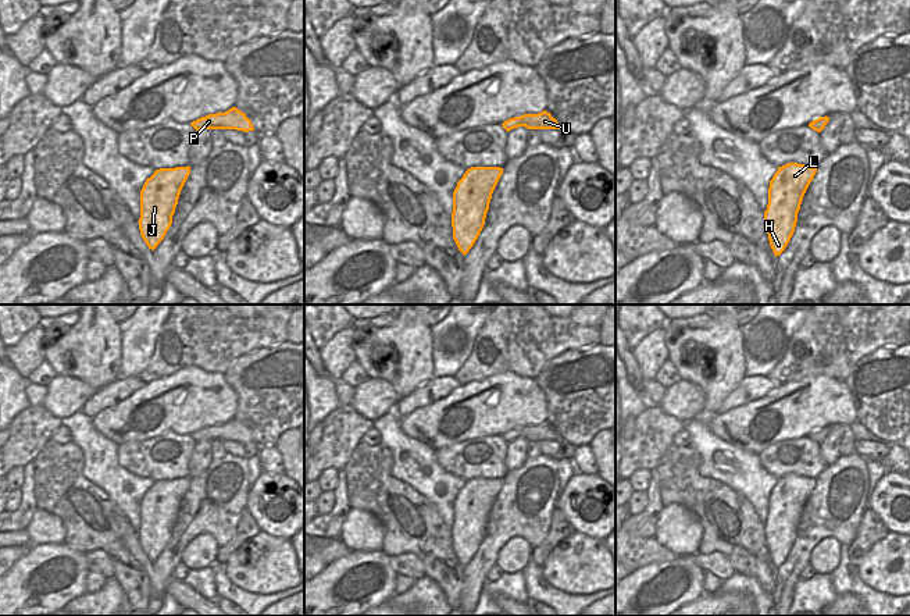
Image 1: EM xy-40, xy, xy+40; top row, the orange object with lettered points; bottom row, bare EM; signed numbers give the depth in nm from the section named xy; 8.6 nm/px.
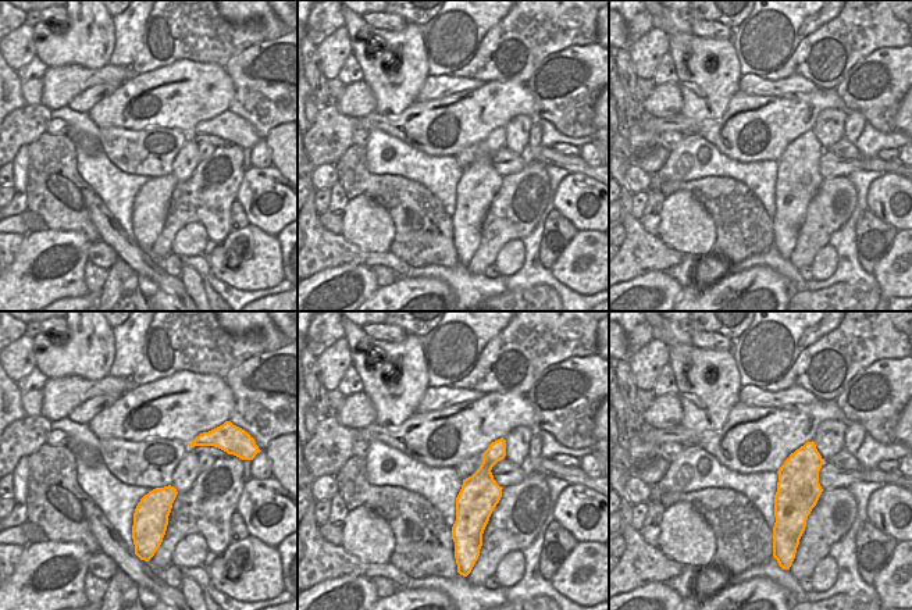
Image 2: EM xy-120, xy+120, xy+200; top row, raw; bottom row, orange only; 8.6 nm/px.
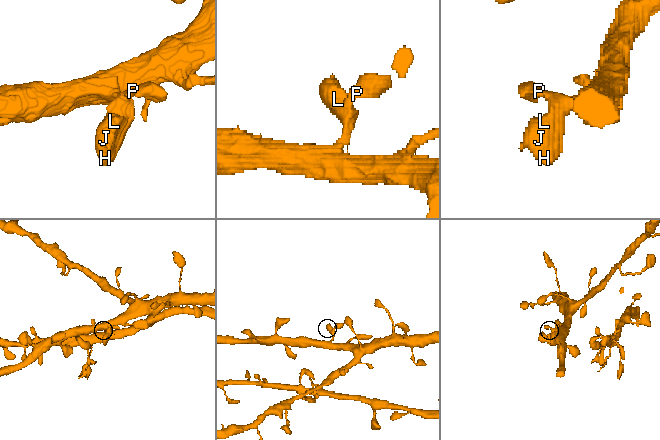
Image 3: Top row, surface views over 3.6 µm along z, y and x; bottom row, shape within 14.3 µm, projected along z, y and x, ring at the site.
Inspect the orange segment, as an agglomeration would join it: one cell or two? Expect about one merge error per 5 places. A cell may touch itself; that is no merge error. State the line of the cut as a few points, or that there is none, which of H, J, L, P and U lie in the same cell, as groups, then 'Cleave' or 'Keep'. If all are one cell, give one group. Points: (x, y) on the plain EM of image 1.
No split. Groups: H J L P U. Keep

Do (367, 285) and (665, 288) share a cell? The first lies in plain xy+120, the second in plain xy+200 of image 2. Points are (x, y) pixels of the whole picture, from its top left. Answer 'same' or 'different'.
same

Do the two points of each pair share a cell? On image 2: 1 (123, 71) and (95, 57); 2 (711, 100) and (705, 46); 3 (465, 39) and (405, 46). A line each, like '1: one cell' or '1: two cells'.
1: two cells
2: one cell
3: two cells

